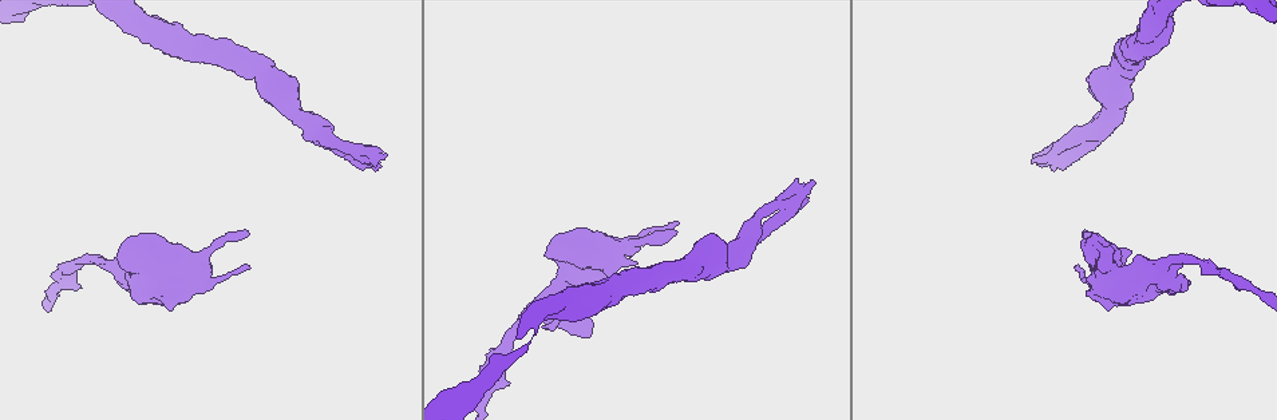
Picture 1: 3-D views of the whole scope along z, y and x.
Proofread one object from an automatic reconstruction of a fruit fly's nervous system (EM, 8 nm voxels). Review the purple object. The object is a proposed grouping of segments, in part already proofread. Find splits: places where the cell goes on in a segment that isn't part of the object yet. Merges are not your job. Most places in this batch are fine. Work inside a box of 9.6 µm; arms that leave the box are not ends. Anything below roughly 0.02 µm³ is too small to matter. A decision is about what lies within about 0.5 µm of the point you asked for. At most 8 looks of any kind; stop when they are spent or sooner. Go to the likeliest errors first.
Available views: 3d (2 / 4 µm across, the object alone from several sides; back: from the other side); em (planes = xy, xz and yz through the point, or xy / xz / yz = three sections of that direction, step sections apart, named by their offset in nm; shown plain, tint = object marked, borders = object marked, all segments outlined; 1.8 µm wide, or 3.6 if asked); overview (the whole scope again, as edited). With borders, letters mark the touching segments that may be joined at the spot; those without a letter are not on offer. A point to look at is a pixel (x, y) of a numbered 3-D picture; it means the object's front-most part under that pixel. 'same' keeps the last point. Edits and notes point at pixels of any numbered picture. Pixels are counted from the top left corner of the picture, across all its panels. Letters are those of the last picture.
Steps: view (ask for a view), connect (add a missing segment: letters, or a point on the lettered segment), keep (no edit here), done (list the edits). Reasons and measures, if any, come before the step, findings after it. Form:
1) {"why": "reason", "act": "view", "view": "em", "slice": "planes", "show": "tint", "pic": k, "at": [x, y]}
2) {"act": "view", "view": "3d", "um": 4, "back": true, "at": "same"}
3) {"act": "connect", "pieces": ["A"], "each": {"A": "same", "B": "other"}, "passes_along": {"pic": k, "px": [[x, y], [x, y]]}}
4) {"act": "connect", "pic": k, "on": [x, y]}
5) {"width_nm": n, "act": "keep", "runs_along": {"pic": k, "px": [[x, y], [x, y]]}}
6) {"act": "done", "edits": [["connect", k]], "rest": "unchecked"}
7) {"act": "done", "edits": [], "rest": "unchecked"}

{"why": "branch stops here", "act": "view", "view": "em", "slice": "planes", "show": "borders", "pic": 1, "at": [813, 183]}

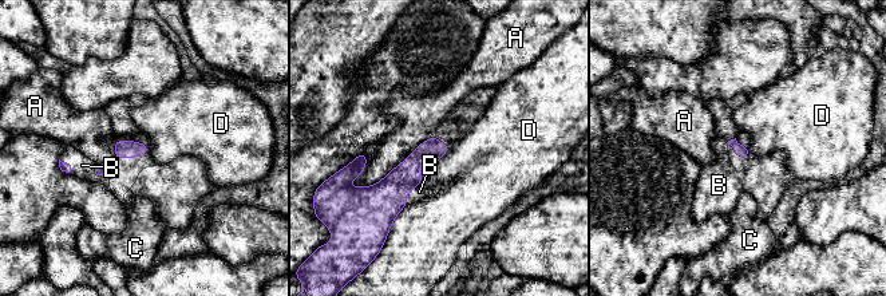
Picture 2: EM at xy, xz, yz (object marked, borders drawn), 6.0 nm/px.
{"act": "connect", "pieces": ["B"], "each": {"A": "other", "B": "same", "C": "other", "D": "other"}, "found": "it goes on there"}

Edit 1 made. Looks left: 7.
{"why": "thin end", "act": "view", "view": "3d", "um": 4, "pic": 1, "at": [1085, 233]}

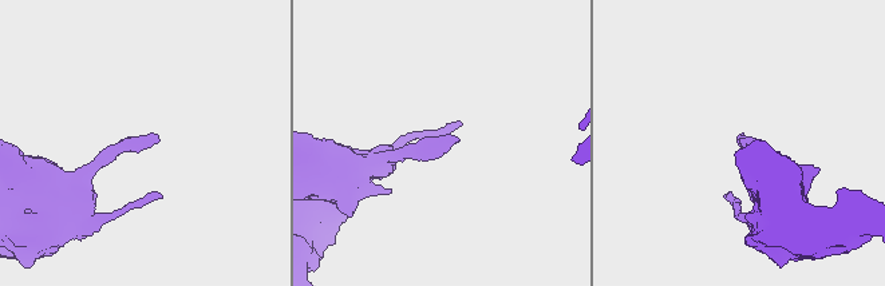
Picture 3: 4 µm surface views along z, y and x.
{"why": "need the tissue", "act": "view", "view": "em", "slice": "planes", "show": "plain", "pic": 3, "at": [156, 136]}

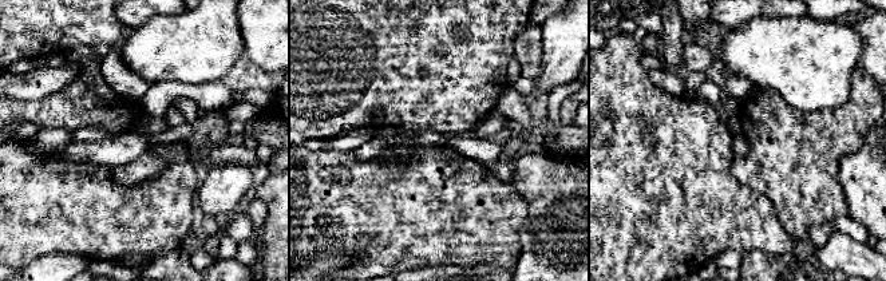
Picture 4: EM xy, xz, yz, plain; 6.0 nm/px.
{"why": "see the neighbours", "act": "view", "view": "em", "slice": "planes", "show": "borders", "at": "same"}

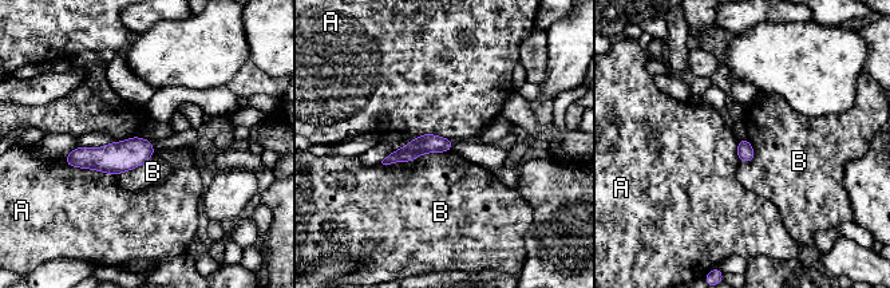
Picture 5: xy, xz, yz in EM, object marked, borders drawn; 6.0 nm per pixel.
{"width_nm": 100, "act": "keep", "each": {"A": "other", "B": "other"}, "found": "no lettered segment goes on from it"}

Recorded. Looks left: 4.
{"why": "redraw", "act": "view", "view": "overview"}

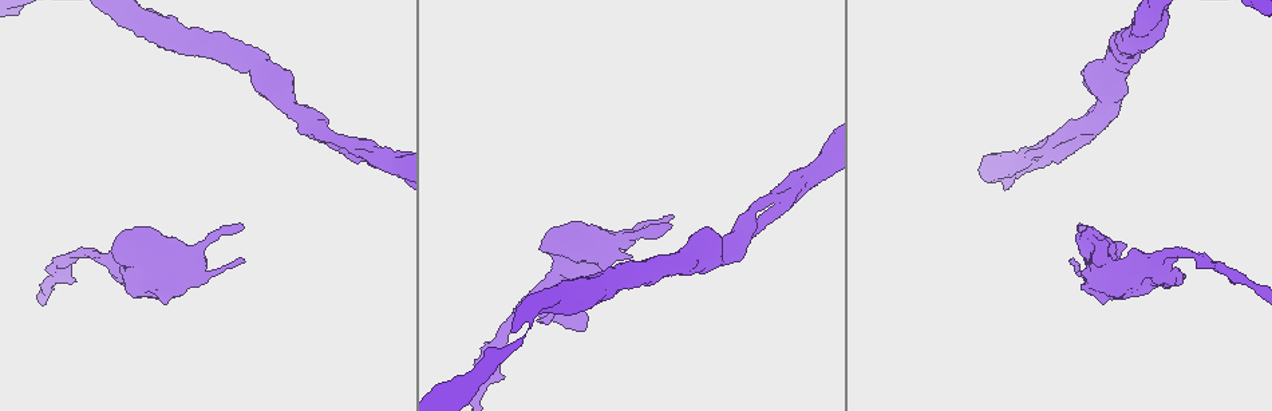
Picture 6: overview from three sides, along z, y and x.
{"why": "thick turns thin", "act": "view", "view": "em", "slice": "planes", "show": "borders", "pic": 6, "at": [1152, 264]}

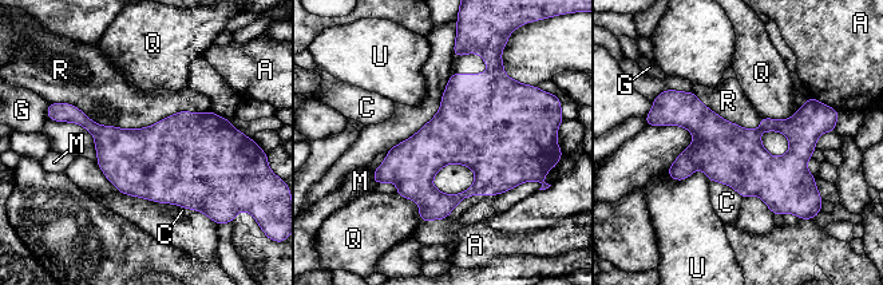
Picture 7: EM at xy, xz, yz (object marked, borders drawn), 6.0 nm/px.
{"width_nm": 360, "longest_contact_nm": ["R", 900], "act": "keep", "each": {"A": "other", "C": "other", "G": "other", "M": "other", "Q": "other", "R": "other", "U": "other"}, "found": "none of them fits"}

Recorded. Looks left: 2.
{"act": "done", "edits": [["connect", 2]], "rest": "unchecked"}

